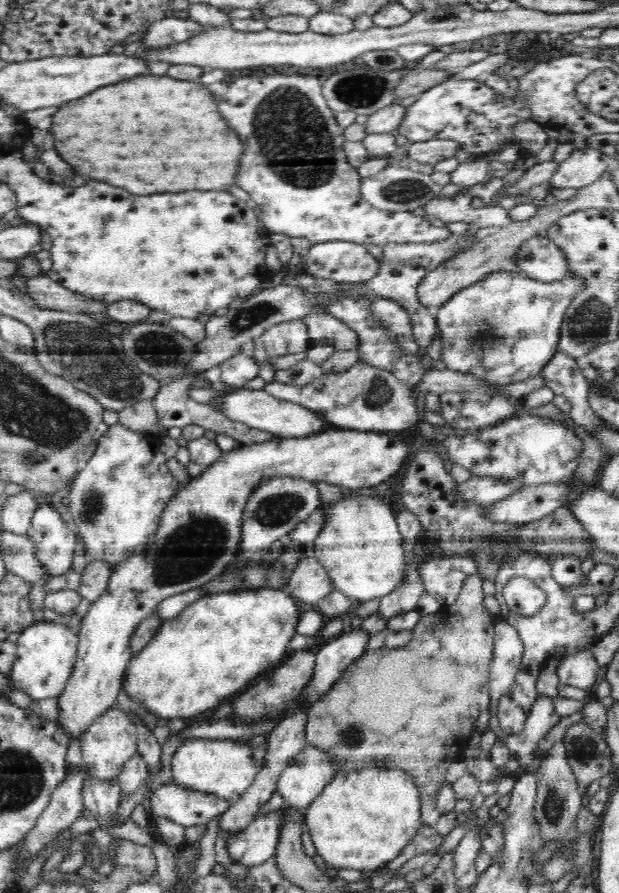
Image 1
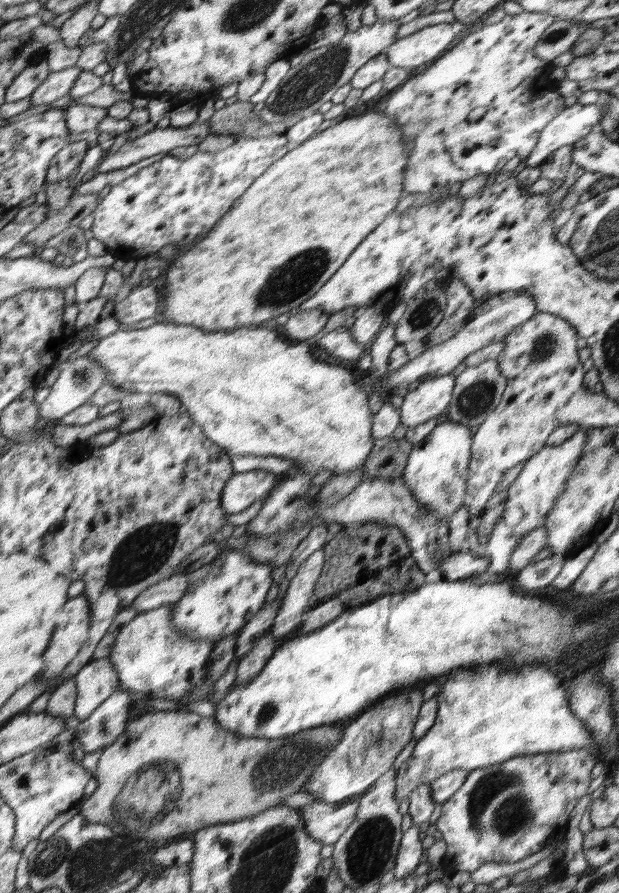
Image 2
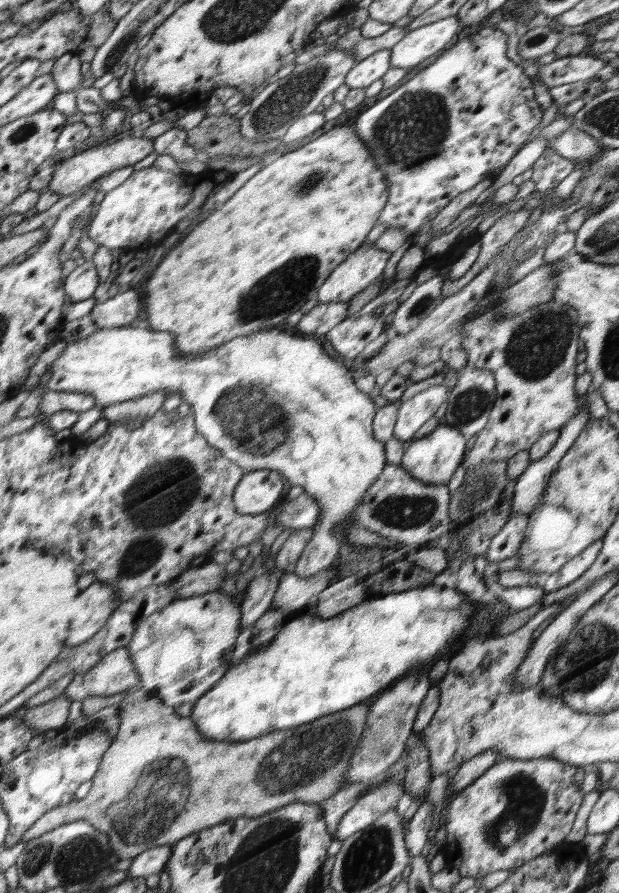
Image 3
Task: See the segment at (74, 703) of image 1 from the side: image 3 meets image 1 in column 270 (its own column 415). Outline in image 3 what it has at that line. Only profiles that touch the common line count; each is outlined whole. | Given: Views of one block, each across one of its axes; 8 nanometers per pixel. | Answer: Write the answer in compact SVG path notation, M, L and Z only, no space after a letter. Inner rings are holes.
M442 423L424 438L415 438L407 443L401 466L426 484L446 485L456 468L462 464L466 452L467 438L456 428Z

